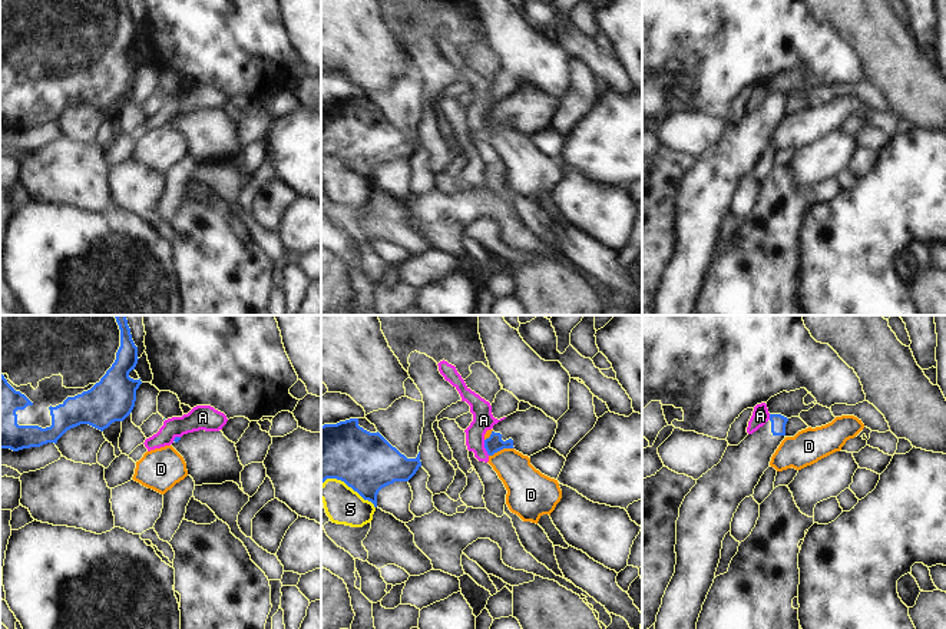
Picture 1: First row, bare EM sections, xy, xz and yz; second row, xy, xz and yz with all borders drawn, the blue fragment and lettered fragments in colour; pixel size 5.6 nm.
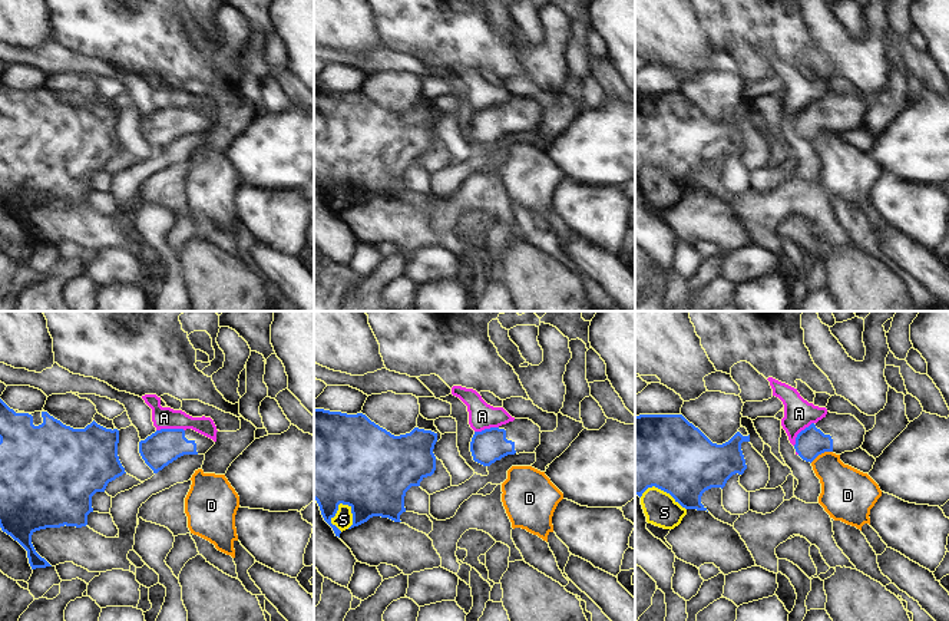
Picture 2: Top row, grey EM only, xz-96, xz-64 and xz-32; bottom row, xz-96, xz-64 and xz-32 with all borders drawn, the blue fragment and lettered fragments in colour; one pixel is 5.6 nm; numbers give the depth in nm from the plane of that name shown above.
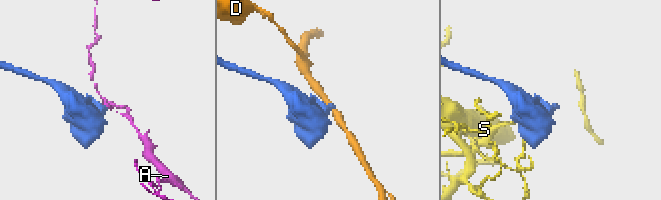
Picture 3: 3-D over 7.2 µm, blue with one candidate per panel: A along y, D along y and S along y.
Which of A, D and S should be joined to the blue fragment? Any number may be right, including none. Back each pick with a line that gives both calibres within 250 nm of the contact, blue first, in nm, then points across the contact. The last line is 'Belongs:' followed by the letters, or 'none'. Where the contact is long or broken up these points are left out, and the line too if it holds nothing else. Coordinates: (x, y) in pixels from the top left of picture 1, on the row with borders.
Belongs: none

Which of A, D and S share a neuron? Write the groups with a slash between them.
A / D / S

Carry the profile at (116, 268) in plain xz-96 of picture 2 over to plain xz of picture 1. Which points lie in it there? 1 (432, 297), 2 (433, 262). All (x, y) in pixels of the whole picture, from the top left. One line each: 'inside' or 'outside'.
1: outside
2: inside

